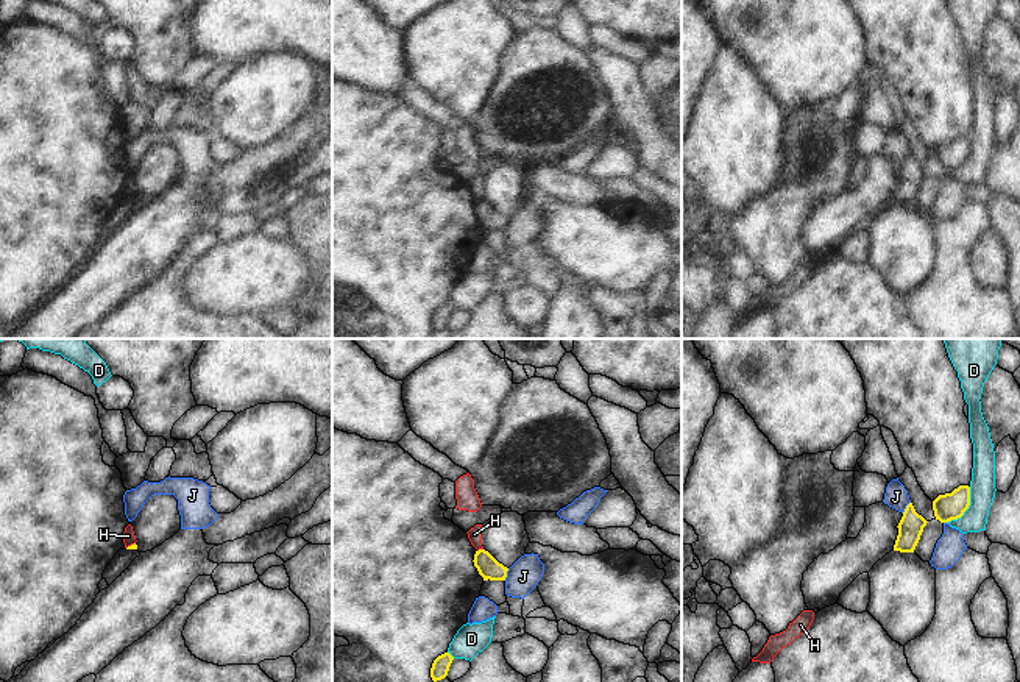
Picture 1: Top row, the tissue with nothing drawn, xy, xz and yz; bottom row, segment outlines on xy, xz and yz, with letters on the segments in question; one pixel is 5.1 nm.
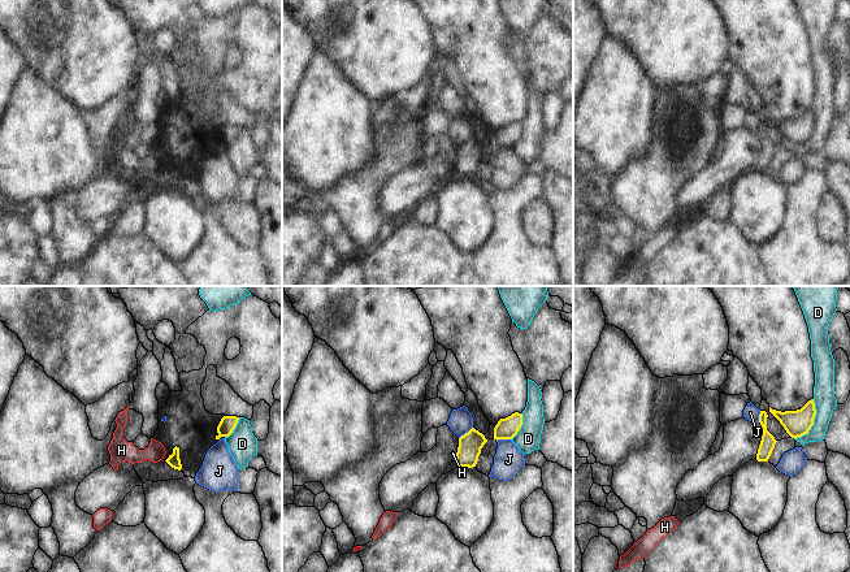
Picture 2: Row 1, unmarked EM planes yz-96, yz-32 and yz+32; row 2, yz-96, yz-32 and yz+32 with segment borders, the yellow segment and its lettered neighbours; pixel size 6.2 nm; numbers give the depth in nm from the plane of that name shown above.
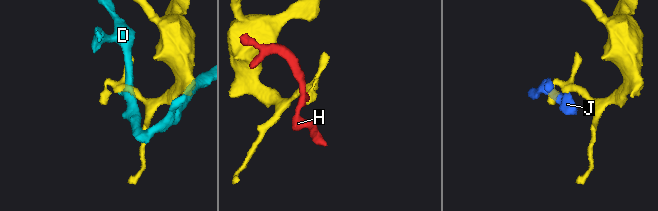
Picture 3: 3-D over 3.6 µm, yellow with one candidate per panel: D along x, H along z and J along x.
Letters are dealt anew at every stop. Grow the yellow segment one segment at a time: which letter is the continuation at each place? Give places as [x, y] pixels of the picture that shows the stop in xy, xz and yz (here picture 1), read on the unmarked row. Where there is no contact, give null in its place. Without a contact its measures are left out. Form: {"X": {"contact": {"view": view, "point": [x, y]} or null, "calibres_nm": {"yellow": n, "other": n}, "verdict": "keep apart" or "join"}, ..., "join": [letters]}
{"D": {"contact": {"view": "yz", "point": [967, 158]}, "calibres_nm": {"yellow": 140, "other": 130}, "verdict": "keep apart"}, "H": {"contact": {"view": "xz", "point": [479, 200]}, "calibres_nm": {"yellow": 110, "other": 80}, "verdict": "keep apart"}, "J": {"contact": {"view": "xz", "point": [506, 225]}, "calibres_nm": {"yellow": 110, "other": 170}, "verdict": "keep apart"}, "join": []}

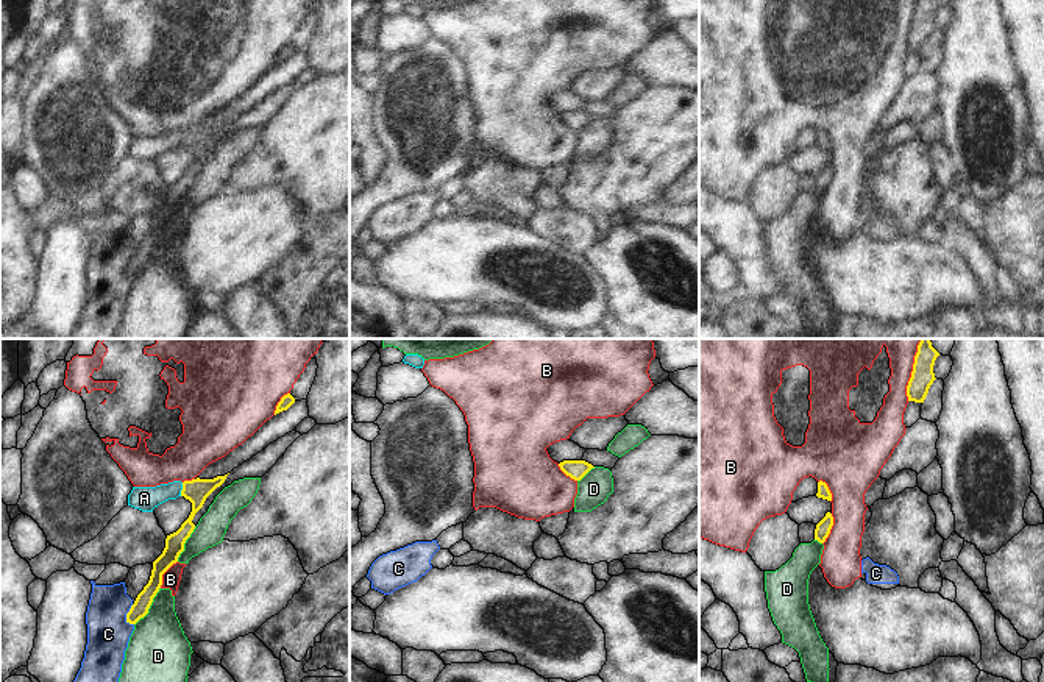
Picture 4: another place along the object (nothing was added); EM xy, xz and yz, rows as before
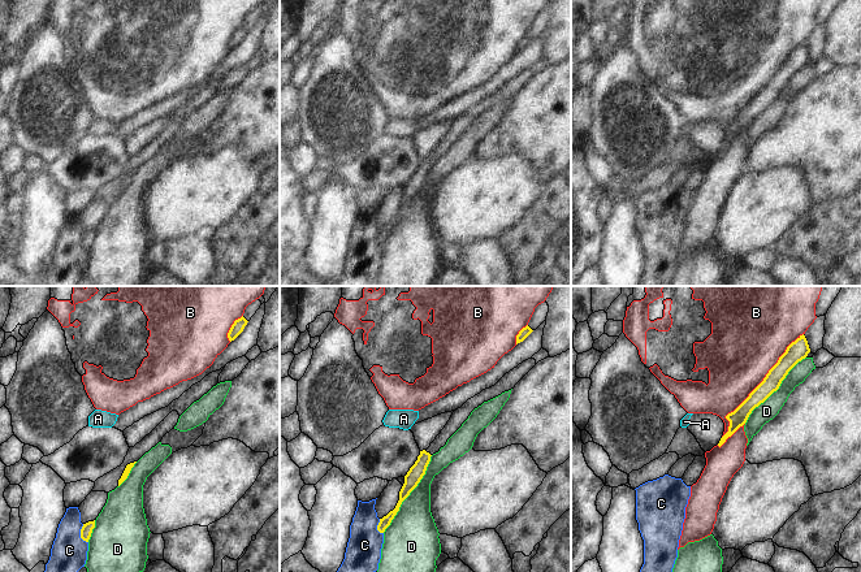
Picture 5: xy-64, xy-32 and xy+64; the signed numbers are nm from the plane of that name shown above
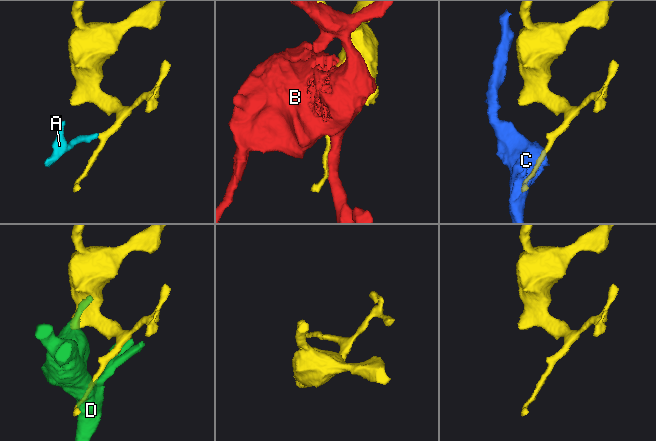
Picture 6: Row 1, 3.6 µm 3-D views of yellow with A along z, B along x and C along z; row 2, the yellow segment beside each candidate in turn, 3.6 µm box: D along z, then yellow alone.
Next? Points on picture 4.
{"A": {"contact": {"view": "xy", "point": [183, 139]}, "calibres_nm": {"yellow": 120, "other": 130}, "verdict": "join"}, "B": {"contact": {"view": "yz", "point": [912, 25]}, "calibres_nm": {"yellow": 120, "other": 140}, "verdict": "keep apart"}, "C": {"contact": {"view": "xy", "point": [127, 266]}, "calibres_nm": {"yellow": 90, "other": 220}, "verdict": "keep apart"}, "D": {"contact": {"view": "xy", "point": [150, 255]}, "calibres_nm": {"yellow": 90, "other": 320}, "verdict": "keep apart"}, "join": ["A"]}

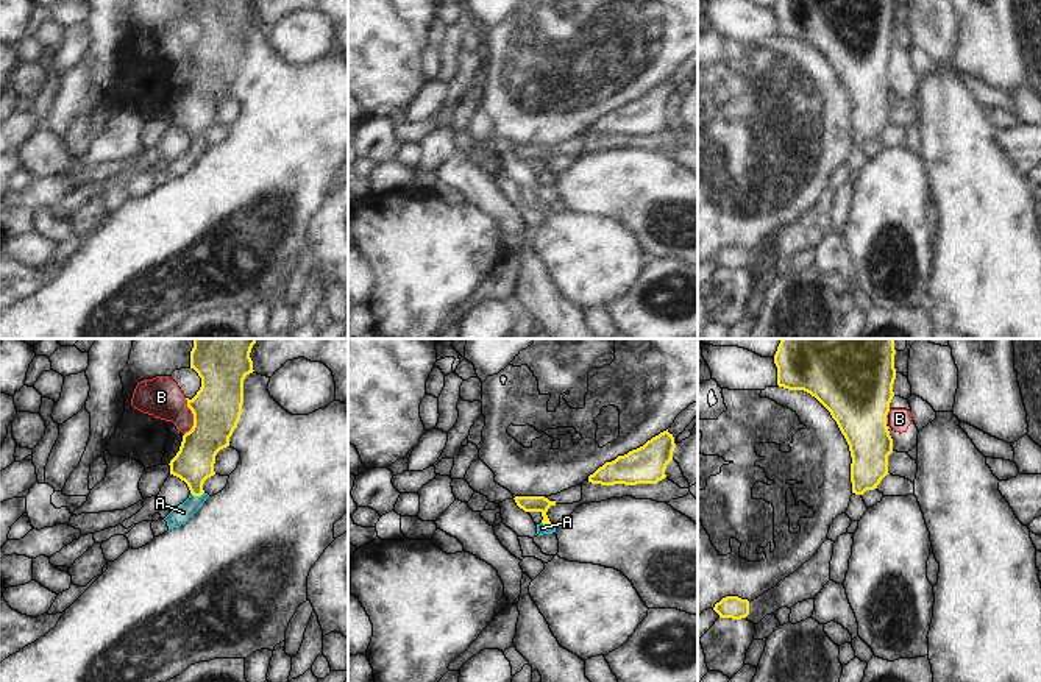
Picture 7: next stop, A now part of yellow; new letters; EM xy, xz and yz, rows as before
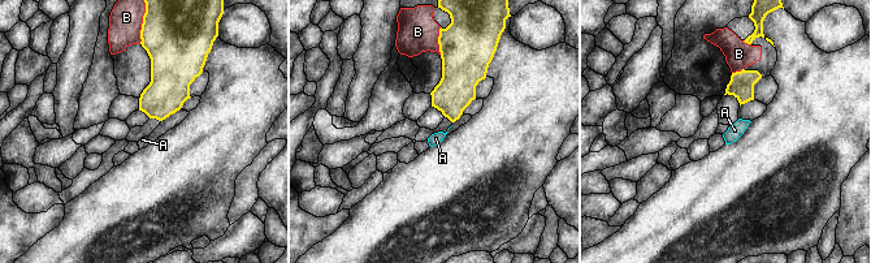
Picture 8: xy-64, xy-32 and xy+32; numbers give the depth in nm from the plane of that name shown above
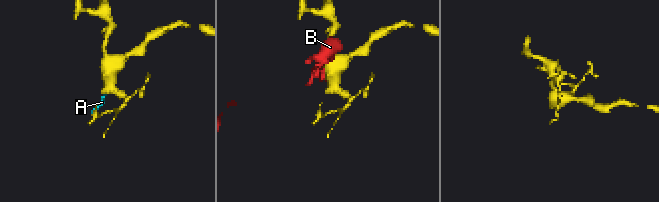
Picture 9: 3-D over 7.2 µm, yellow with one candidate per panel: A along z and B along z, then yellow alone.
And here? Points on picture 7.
{"A": {"contact": {"view": "xy", "point": [197, 145]}, "calibres_nm": {"yellow": 200, "other": 90}, "verdict": "join"}, "B": {"contact": {"view": "xy", "point": [194, 67]}, "calibres_nm": {"yellow": 260, "other": 200}, "verdict": "keep apart"}, "join": ["A"]}

